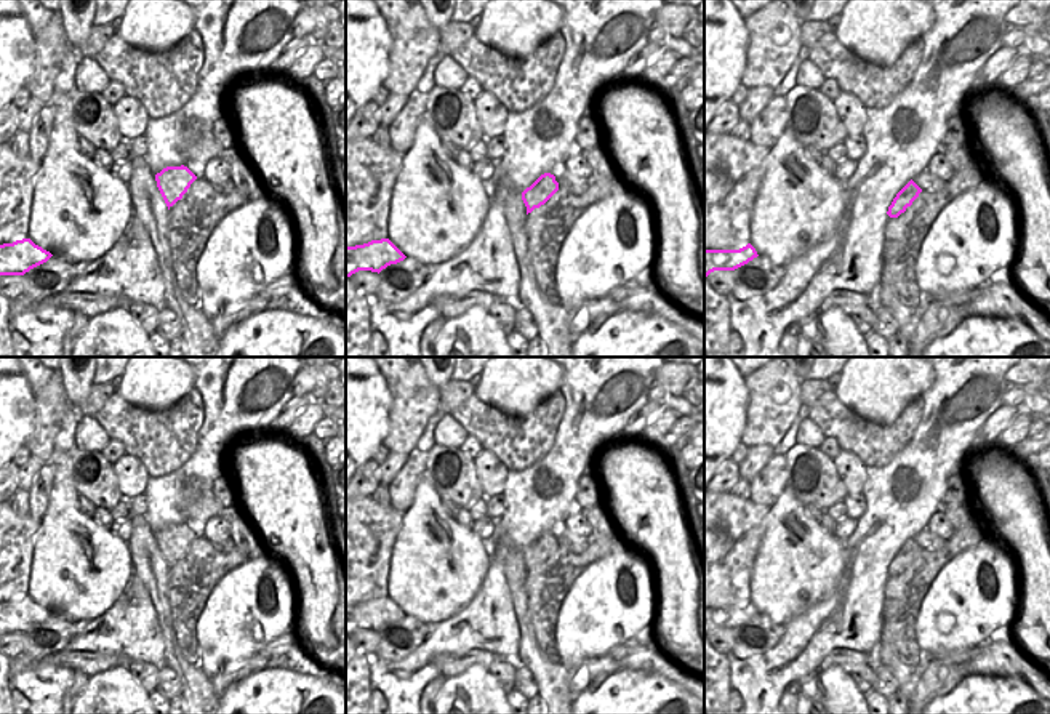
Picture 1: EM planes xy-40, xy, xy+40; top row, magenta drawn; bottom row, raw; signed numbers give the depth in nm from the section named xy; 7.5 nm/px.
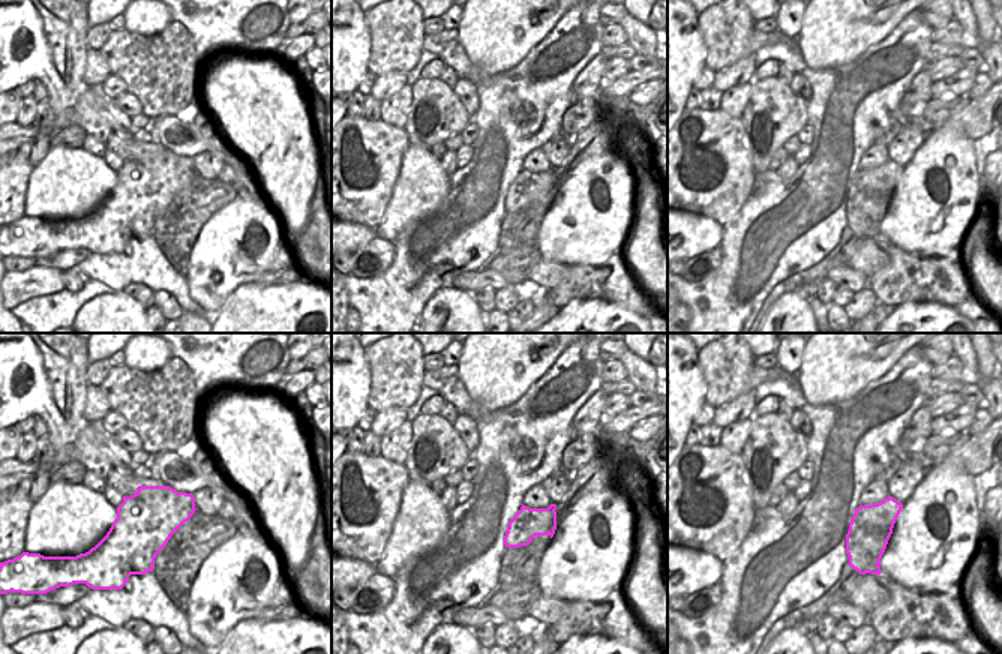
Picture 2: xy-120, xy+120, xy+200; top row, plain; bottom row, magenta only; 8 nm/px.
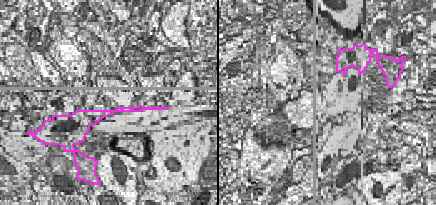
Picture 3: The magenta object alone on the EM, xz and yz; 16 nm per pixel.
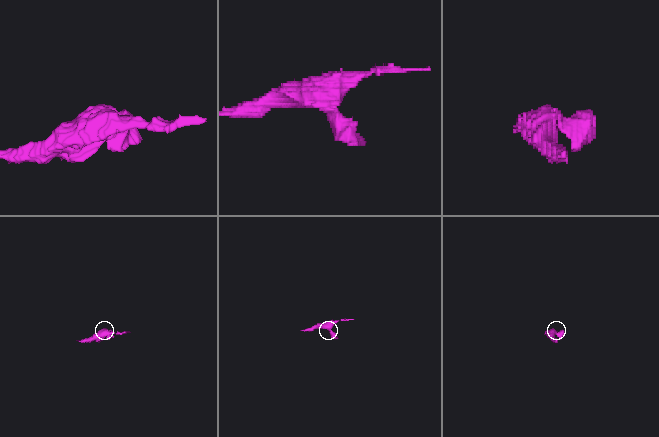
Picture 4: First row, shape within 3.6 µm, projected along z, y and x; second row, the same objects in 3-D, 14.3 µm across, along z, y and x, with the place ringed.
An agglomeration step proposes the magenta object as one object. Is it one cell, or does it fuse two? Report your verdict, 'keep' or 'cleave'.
cleave

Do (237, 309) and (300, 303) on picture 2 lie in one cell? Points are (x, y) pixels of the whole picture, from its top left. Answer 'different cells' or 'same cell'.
same cell

